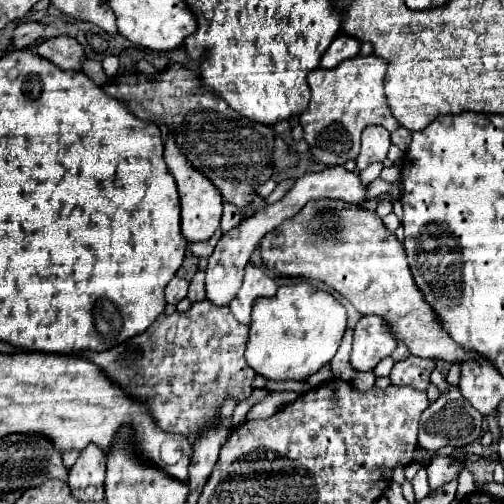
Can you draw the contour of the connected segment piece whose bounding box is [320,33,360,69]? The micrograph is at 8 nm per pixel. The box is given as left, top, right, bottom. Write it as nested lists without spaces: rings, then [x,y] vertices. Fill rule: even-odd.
[[[340,33],[334,43],[328,47],[328,51],[322,55],[322,61],[320,61],[320,67],[322,69],[334,69],[338,67],[342,61],[346,59],[352,59],[356,57],[360,51],[360,43],[344,33]]]

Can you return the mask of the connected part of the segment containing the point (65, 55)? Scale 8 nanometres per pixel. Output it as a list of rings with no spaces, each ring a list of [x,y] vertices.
[[[58,35],[58,37],[46,39],[38,45],[36,51],[38,51],[38,55],[52,61],[56,67],[70,69],[70,71],[80,71],[82,61],[86,59],[82,45],[68,35]]]

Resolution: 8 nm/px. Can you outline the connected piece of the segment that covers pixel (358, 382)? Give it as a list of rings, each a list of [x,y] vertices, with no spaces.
[[[368,371],[368,373],[358,373],[356,379],[352,381],[352,385],[358,391],[370,391],[374,387],[374,381],[376,381],[376,375],[372,371]]]

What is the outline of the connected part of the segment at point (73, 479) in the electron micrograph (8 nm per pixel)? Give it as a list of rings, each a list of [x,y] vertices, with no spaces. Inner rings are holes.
[[[96,445],[86,447],[74,467],[70,469],[70,493],[82,503],[98,503],[104,499],[104,473],[106,455]]]

